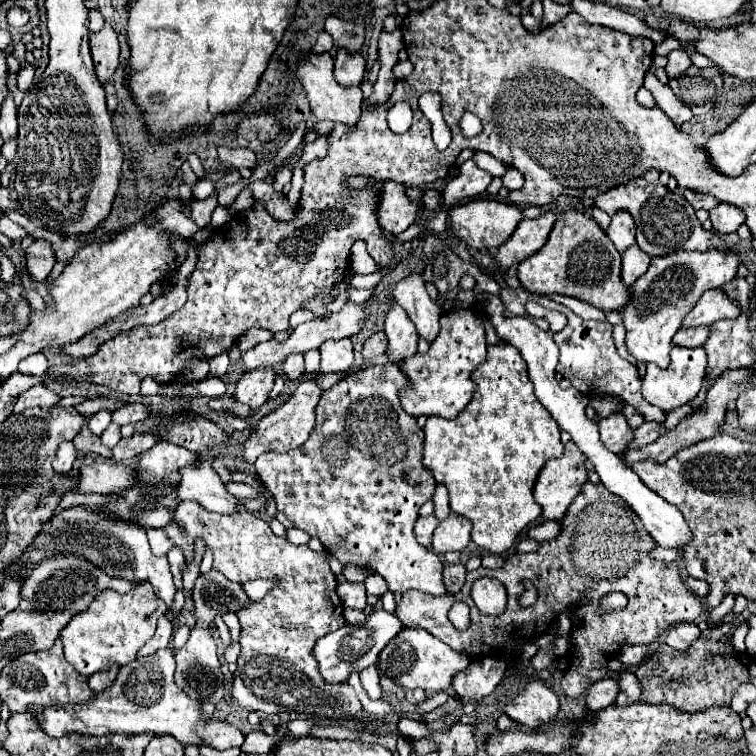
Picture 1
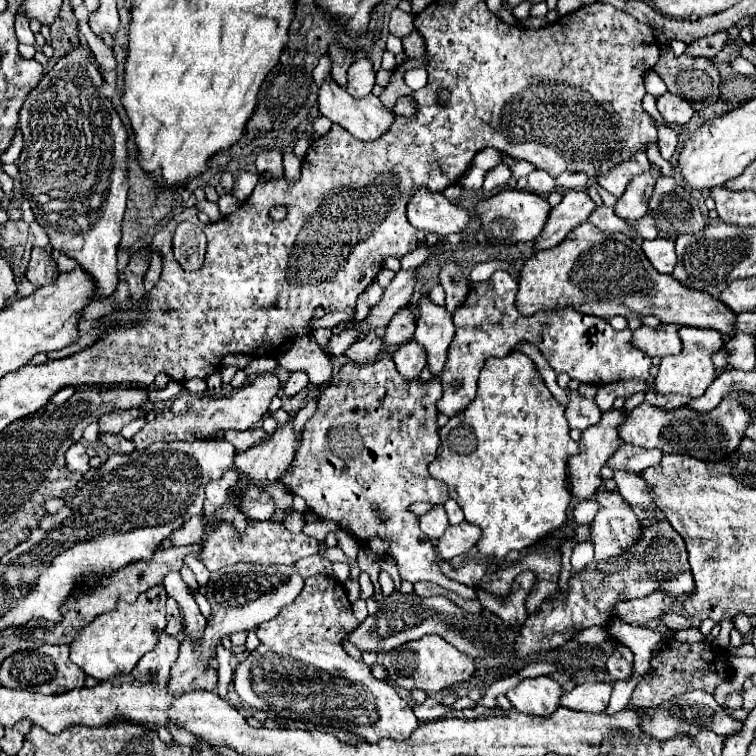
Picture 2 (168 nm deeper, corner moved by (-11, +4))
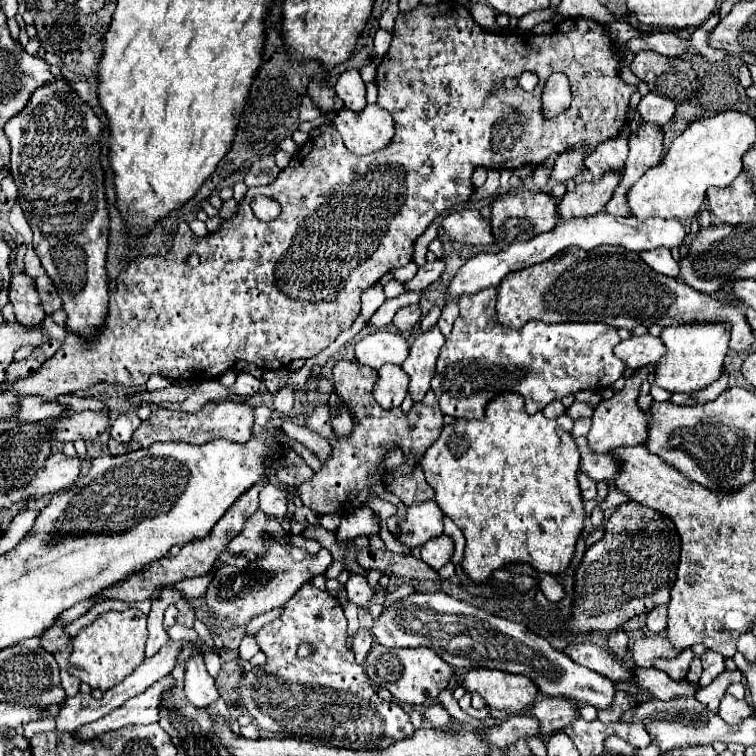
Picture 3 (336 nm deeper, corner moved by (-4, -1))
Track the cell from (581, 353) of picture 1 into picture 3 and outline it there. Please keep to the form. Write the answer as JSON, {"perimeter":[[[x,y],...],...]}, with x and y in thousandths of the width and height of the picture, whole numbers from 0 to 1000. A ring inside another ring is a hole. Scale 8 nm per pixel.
{"perimeter":[[[647,380],[628,390],[607,393],[607,419],[599,430],[599,440],[594,451],[589,451],[583,470],[578,475],[578,488],[570,501],[570,515],[581,528],[581,538],[586,549],[597,549],[602,554],[636,554],[642,549],[642,536],[649,525],[663,520],[687,520],[694,528],[697,546],[718,544],[718,538],[734,528],[747,522],[761,522],[771,515],[798,517],[808,512],[816,501],[824,499],[827,483],[811,470],[811,459],[821,451],[816,435],[808,430],[790,427],[731,427],[724,430],[718,425],[700,425],[692,435],[673,435],[657,425],[655,417],[655,396],[657,382]]]}

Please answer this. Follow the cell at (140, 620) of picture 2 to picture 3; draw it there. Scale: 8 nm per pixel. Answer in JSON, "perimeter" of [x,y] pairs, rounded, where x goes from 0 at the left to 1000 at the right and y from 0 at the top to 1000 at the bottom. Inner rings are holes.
{"perimeter":[[[184,806],[144,808],[131,813],[118,829],[107,832],[97,845],[97,864],[91,869],[91,890],[104,896],[120,911],[142,914],[160,903],[192,872],[194,813]]]}

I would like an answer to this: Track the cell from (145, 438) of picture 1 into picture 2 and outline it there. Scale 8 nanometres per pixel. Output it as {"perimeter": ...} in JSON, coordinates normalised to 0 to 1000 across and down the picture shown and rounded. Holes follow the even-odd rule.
{"perimeter":[[[362,492],[344,495],[336,500],[333,508],[317,513],[304,526],[275,526],[251,521],[241,516],[238,524],[230,529],[228,540],[209,545],[206,553],[193,561],[177,579],[180,595],[190,595],[204,585],[230,585],[230,582],[259,582],[259,579],[280,579],[286,569],[328,569],[336,566],[347,550],[354,545],[357,529],[370,519],[370,503]]]}

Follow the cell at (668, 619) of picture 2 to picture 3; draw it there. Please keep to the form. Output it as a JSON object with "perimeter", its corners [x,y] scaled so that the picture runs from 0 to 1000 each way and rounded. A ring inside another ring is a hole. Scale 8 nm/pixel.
{"perimeter":[[[869,800],[864,808],[856,811],[853,816],[853,827],[861,837],[874,837],[882,829],[882,803],[880,800]]]}

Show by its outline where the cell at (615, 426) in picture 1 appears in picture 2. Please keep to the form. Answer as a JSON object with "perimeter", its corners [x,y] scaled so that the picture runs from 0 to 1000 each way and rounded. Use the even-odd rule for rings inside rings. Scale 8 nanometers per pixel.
{"perimeter":[[[958,526],[952,537],[947,537],[939,545],[918,545],[907,537],[881,545],[870,537],[849,532],[825,550],[825,556],[817,563],[817,577],[823,585],[849,593],[873,593],[881,601],[897,598],[926,608],[955,608],[976,593],[989,561],[992,548],[974,526]]]}

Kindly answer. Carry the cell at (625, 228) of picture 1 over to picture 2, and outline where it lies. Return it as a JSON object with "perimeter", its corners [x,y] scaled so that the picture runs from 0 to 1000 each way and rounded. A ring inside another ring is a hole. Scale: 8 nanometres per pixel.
{"perimeter":[[[862,220],[860,230],[841,233],[831,243],[823,262],[815,267],[815,272],[812,272],[815,286],[820,286],[823,291],[847,291],[847,286],[854,286],[857,283],[857,259],[862,254],[862,246],[865,246],[870,230],[873,230],[873,225],[868,220]]]}

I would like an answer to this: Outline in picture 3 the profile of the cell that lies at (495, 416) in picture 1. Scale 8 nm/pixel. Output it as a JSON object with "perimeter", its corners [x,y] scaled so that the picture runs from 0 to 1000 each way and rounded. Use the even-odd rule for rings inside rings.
{"perimeter":[[[668,520],[655,525],[652,530],[647,530],[644,544],[642,544],[642,554],[636,557],[618,557],[618,554],[604,554],[602,562],[589,562],[581,581],[562,597],[560,607],[557,607],[557,618],[562,626],[565,639],[575,647],[575,663],[583,671],[583,676],[597,684],[602,689],[602,694],[612,702],[615,713],[618,713],[618,724],[615,724],[615,739],[610,745],[612,758],[626,769],[626,771],[639,771],[649,763],[652,755],[673,750],[673,747],[687,747],[694,745],[700,750],[705,750],[705,755],[710,758],[729,758],[729,761],[742,761],[750,755],[750,750],[755,747],[755,739],[761,734],[761,721],[769,710],[771,702],[771,687],[774,687],[774,673],[771,673],[771,657],[766,652],[766,639],[763,639],[763,623],[766,623],[766,594],[755,578],[755,573],[747,573],[739,567],[734,554],[724,554],[718,546],[708,546],[700,549],[694,544],[694,533],[692,525],[684,520]]]}

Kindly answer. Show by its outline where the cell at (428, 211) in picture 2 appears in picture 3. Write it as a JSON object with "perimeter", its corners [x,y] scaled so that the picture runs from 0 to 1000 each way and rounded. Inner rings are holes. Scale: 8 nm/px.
{"perimeter":[[[607,276],[594,282],[586,290],[586,303],[599,319],[607,319],[607,321],[620,321],[620,324],[655,321],[647,292],[639,290],[636,279],[631,276]]]}

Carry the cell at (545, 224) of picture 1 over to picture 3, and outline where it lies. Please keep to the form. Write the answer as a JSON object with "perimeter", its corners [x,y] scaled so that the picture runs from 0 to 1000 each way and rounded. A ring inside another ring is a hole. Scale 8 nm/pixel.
{"perimeter":[[[800,229],[790,242],[763,245],[758,253],[747,255],[747,261],[739,269],[742,290],[776,287],[798,279],[806,263],[811,261],[811,253],[816,250],[819,239],[821,229]]]}

